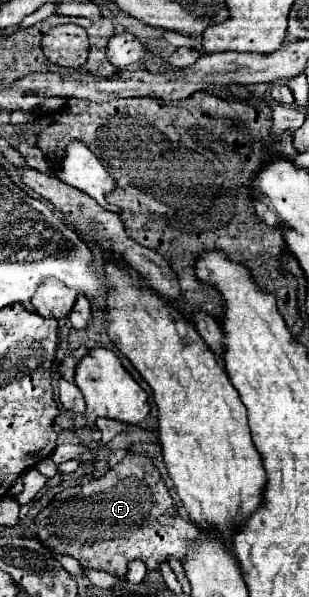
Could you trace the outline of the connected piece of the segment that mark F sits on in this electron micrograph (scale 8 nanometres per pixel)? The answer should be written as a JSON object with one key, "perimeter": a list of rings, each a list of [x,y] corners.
{"perimeter":[[[128,454],[122,464],[102,478],[60,492],[38,516],[38,538],[58,554],[76,558],[84,568],[126,576],[130,560],[140,558],[148,570],[158,568],[168,556],[184,558],[188,542],[200,538],[200,530],[178,516],[176,504],[164,486],[158,468],[146,454]]]}

